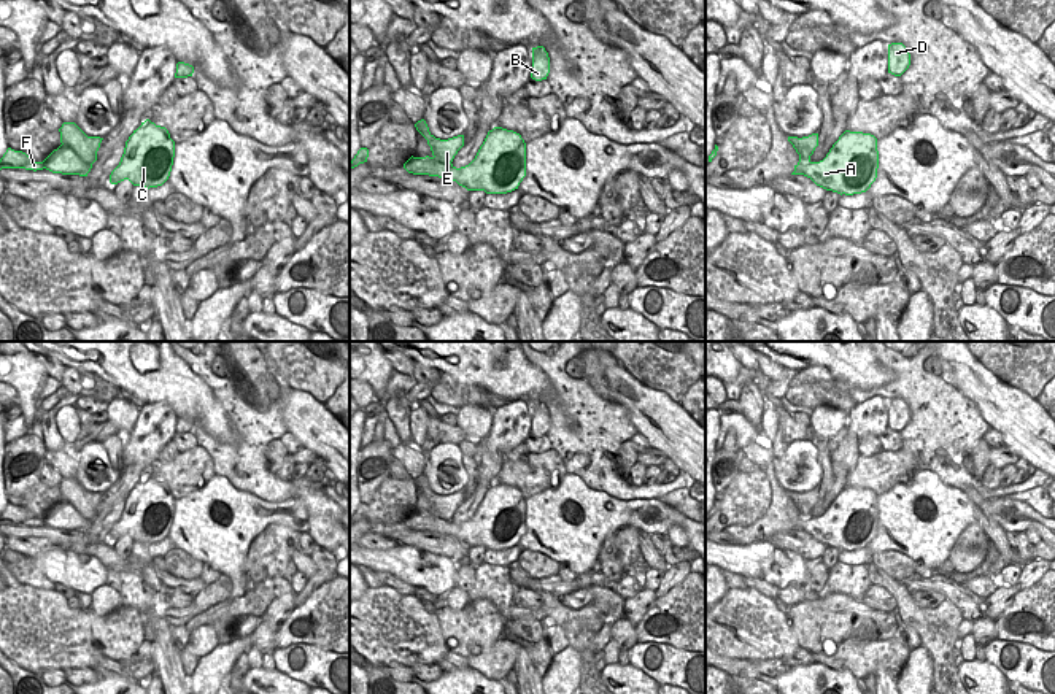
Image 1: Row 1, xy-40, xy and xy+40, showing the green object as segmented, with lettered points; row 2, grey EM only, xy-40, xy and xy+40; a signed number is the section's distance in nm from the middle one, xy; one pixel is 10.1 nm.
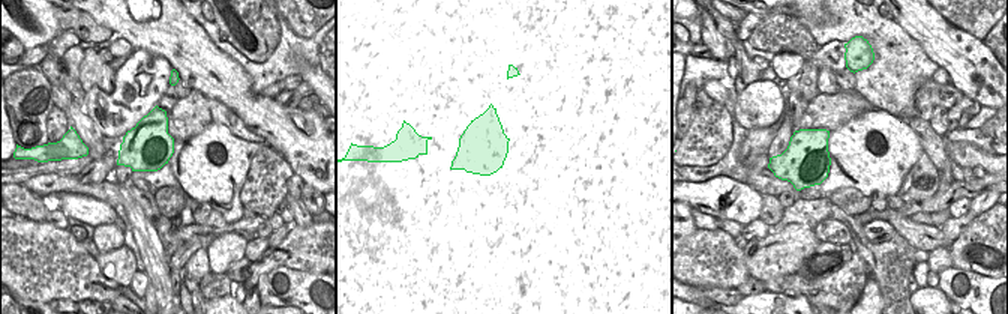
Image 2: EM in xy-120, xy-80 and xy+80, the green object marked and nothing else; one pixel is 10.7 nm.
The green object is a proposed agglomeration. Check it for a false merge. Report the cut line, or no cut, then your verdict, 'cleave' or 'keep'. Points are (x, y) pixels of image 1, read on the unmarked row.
cut in xy along (452, 520), (444, 520), (436, 531); cleave

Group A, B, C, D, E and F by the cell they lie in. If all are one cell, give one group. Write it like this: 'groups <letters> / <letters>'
groups A B C D / E F

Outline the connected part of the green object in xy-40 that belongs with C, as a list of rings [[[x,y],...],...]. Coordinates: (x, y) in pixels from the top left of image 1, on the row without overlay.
[[[149,475],[133,486],[126,497],[119,521],[111,527],[110,538],[118,540],[129,535],[133,542],[162,542],[172,527],[175,497],[165,483]]]

